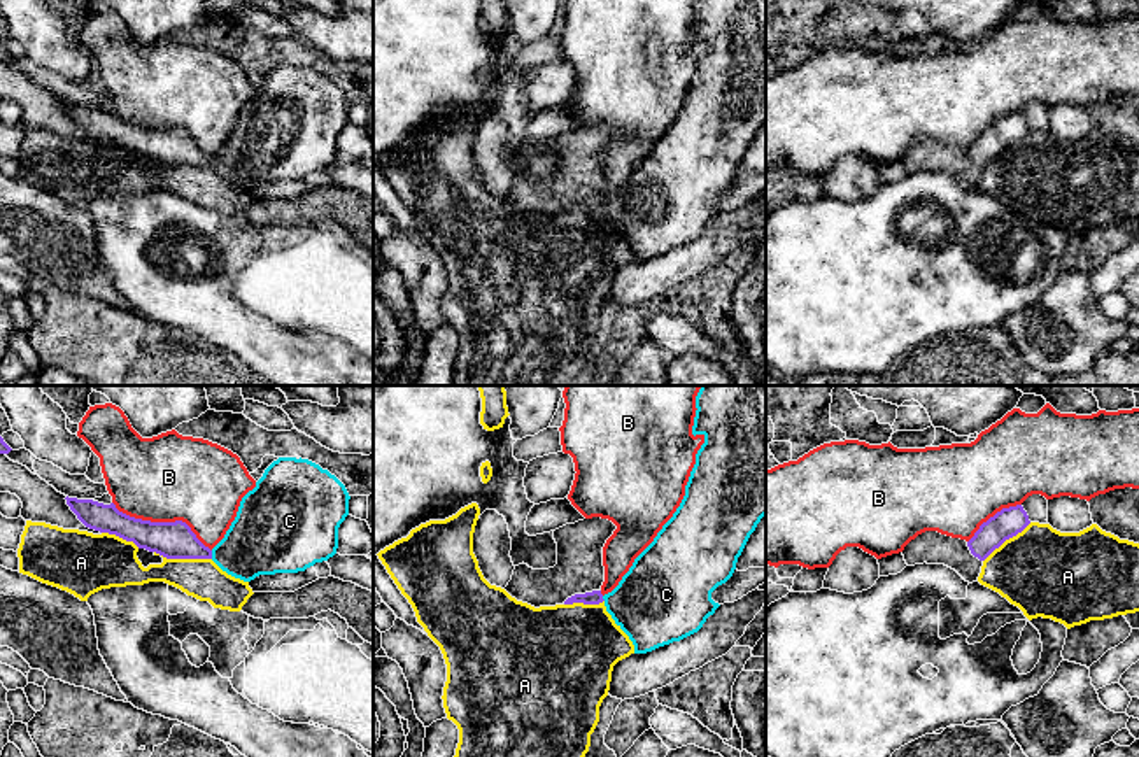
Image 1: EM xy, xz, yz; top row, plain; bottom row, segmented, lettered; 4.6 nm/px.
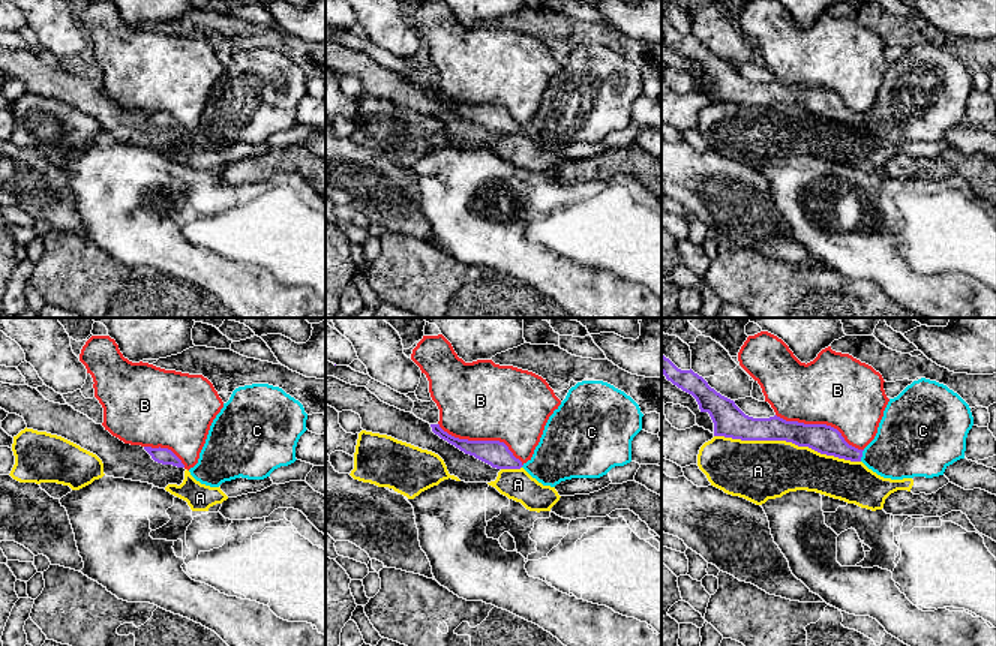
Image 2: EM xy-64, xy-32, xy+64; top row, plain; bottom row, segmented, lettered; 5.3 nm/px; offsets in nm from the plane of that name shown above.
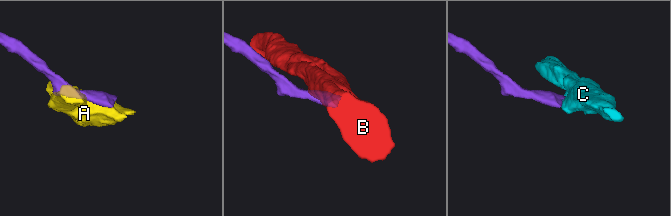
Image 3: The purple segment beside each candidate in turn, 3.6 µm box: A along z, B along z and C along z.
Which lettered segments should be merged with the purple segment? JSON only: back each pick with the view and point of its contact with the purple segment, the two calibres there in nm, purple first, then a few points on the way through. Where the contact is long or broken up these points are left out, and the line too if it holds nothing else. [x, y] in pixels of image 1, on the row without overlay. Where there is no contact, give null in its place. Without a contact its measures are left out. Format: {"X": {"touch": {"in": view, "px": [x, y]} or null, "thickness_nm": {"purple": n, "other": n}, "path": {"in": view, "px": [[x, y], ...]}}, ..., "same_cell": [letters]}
{"C": {"touch": {"in": "xy", "px": [211, 162]}, "thickness_nm": {"purple": 180, "other": 320}, "path": {"in": "xy", "px": [[174, 148], [211, 162], [240, 162], [261, 148]]}}, "same_cell": ["C"]}

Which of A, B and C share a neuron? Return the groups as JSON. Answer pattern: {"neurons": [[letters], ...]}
{"neurons": [["A"], ["B"], ["C"]]}

